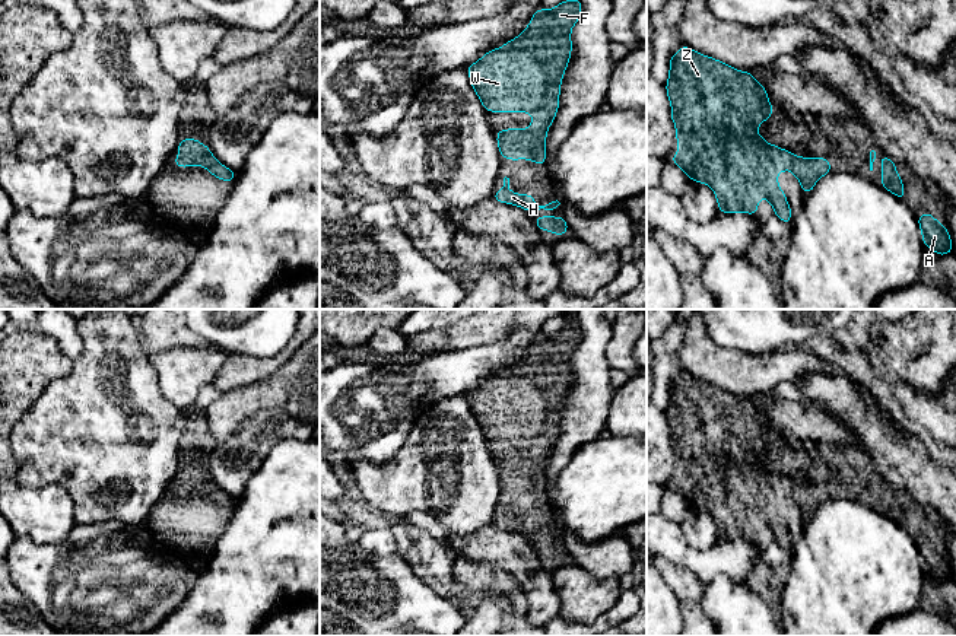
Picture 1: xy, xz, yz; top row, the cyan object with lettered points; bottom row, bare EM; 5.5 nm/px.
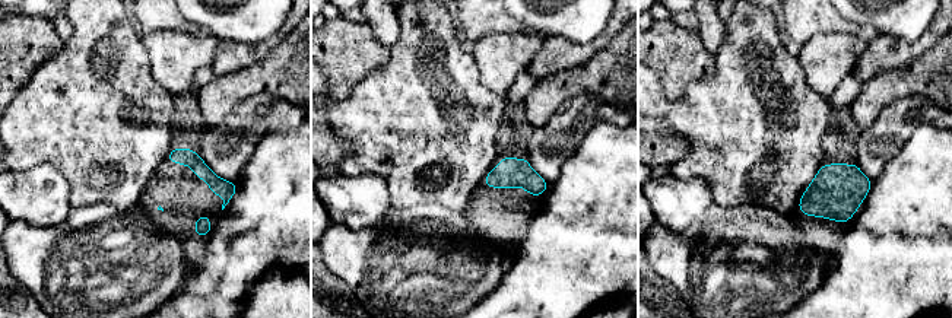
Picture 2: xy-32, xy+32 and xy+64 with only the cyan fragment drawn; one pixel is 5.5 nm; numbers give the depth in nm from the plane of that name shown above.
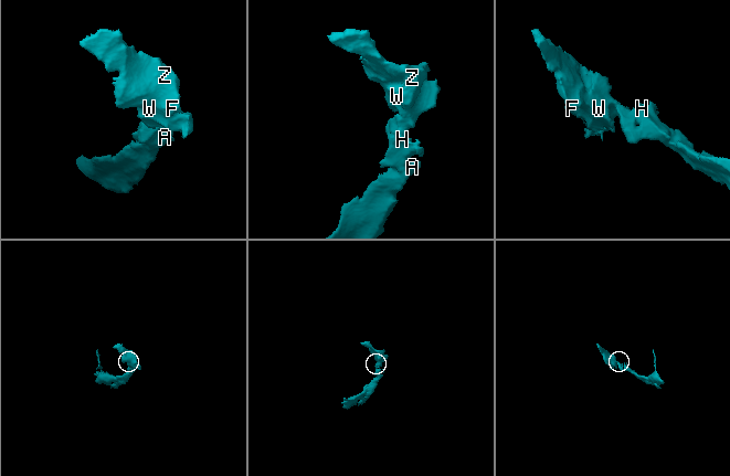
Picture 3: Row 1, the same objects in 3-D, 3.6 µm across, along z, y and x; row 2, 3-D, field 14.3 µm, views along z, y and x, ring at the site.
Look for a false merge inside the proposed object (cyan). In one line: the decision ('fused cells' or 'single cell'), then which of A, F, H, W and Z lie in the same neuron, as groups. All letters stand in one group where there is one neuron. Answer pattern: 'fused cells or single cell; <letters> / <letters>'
single cell; A F H W Z

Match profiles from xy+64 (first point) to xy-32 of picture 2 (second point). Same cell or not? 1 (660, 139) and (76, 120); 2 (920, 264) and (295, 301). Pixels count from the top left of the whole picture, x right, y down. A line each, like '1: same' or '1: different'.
1: different
2: different

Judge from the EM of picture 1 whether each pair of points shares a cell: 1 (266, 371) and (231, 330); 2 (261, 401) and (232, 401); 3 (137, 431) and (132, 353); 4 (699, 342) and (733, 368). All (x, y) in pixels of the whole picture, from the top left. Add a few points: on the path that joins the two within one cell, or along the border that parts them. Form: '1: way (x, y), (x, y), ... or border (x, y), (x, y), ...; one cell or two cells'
1: border (286, 343), (272, 356), (228, 355); two cells
2: way (254, 401), (240, 401); one cell
3: way (132, 412), (132, 372); one cell
4: way (708, 350), (724, 366); one cell

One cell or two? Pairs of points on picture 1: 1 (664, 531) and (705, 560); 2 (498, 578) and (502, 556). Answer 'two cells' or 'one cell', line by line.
1: one cell
2: two cells

